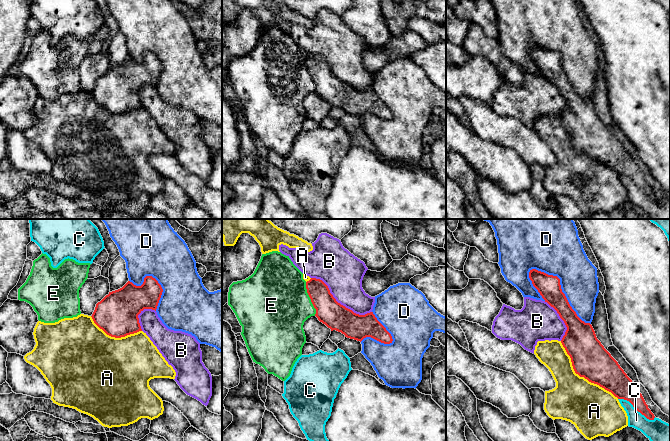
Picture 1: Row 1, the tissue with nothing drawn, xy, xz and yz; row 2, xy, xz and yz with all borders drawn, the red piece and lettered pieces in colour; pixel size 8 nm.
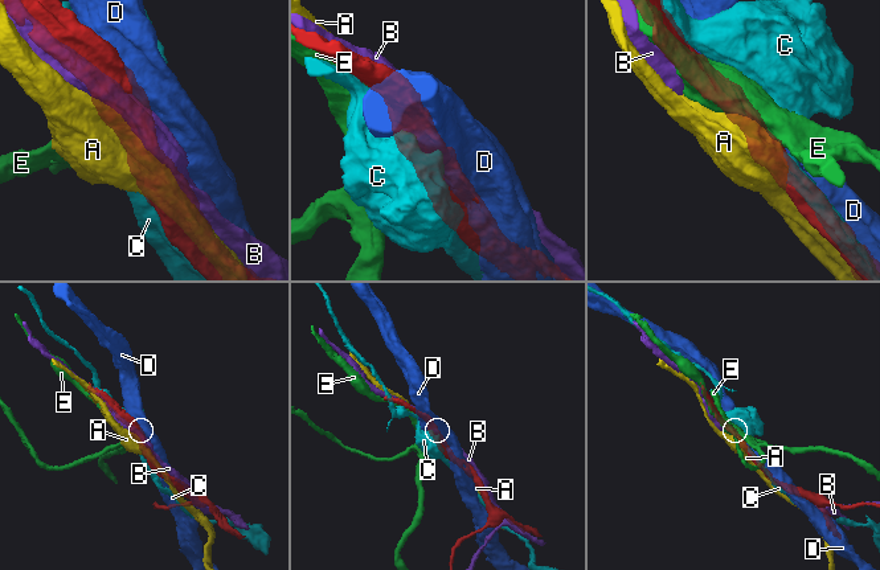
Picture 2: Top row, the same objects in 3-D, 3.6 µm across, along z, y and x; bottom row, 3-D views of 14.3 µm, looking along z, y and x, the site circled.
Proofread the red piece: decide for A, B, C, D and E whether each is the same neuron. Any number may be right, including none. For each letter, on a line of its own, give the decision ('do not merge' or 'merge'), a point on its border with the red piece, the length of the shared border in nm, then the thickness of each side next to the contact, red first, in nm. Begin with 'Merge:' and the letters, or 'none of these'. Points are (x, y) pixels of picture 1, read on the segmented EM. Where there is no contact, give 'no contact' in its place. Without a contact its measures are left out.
Merge: none of these
A: do not merge; contact yz (581, 376); length 650 nm; calibres 300 and 380 nm
B: do not merge; contact xz (339, 303); length 550 nm; calibres 220 and 320 nm
C: do not merge; contact yz (636, 409); length 340 nm; calibres 190 and 180 nm
D: do not merge; contact yz (561, 289); length 650 nm; calibres 180 and 320 nm
E: do not merge; contact xz (310, 298); length 280 nm; calibres 220 and 480 nm

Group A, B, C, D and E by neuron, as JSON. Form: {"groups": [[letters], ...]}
{"groups": [["A"], ["B"], ["C"], ["D"], ["E"]]}

